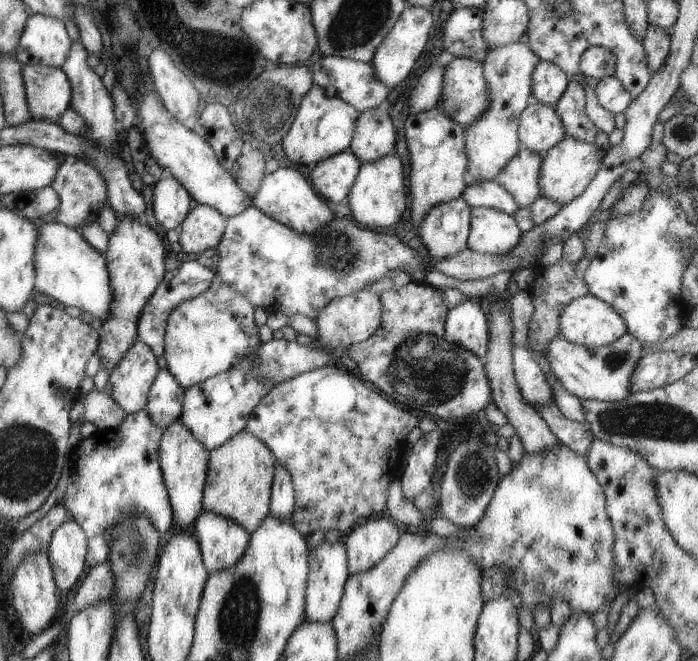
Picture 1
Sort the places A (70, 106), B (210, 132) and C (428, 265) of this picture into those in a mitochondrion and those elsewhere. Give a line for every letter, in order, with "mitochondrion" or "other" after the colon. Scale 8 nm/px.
A: other
B: other
C: other

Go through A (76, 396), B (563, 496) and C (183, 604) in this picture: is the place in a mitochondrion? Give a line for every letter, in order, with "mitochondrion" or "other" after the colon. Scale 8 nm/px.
A: other
B: mitochondrion
C: other

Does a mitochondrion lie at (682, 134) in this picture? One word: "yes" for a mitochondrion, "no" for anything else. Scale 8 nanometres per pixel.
yes

